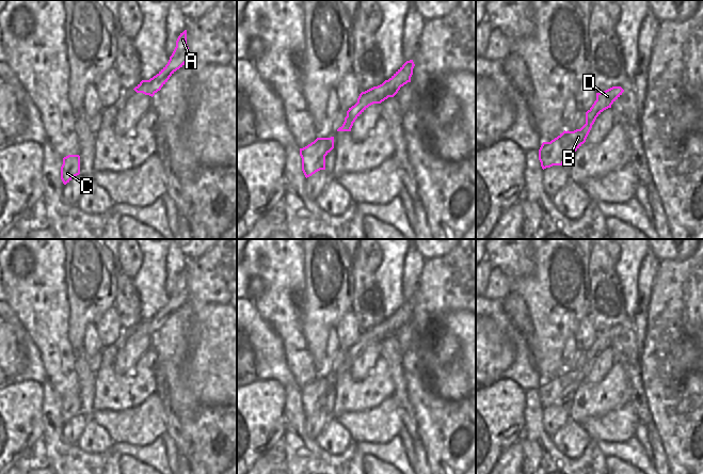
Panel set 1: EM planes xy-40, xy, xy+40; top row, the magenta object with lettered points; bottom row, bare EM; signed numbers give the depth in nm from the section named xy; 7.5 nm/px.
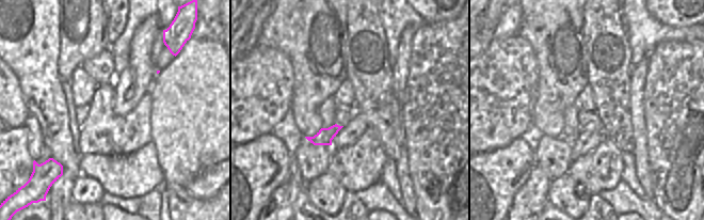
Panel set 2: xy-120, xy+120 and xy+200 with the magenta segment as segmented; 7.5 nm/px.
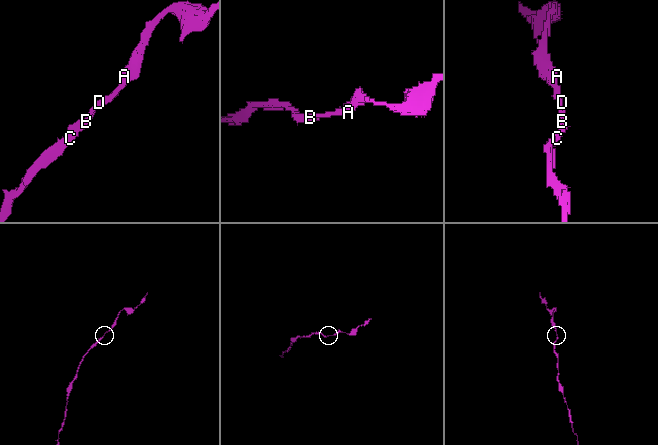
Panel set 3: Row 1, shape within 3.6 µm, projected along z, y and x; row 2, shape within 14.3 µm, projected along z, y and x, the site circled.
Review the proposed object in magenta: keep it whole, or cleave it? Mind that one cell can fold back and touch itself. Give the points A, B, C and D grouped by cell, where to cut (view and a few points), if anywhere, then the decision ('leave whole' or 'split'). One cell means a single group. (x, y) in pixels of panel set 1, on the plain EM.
A B C D | no cut | leave whole

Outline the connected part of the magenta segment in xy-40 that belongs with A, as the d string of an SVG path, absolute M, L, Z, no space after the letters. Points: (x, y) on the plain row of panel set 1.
M187 269L178 275L176 286L170 296L167 303L149 319L142 319L133 329L137 332L154 335L167 321L170 316L189 299L189 286L187 284Z

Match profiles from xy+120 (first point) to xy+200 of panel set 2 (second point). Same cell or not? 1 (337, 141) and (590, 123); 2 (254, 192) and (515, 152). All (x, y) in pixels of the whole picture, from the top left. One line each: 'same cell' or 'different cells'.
1: different cells
2: same cell

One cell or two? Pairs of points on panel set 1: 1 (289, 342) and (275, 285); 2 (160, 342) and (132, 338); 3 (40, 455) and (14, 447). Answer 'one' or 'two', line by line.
1: one
2: two
3: two

